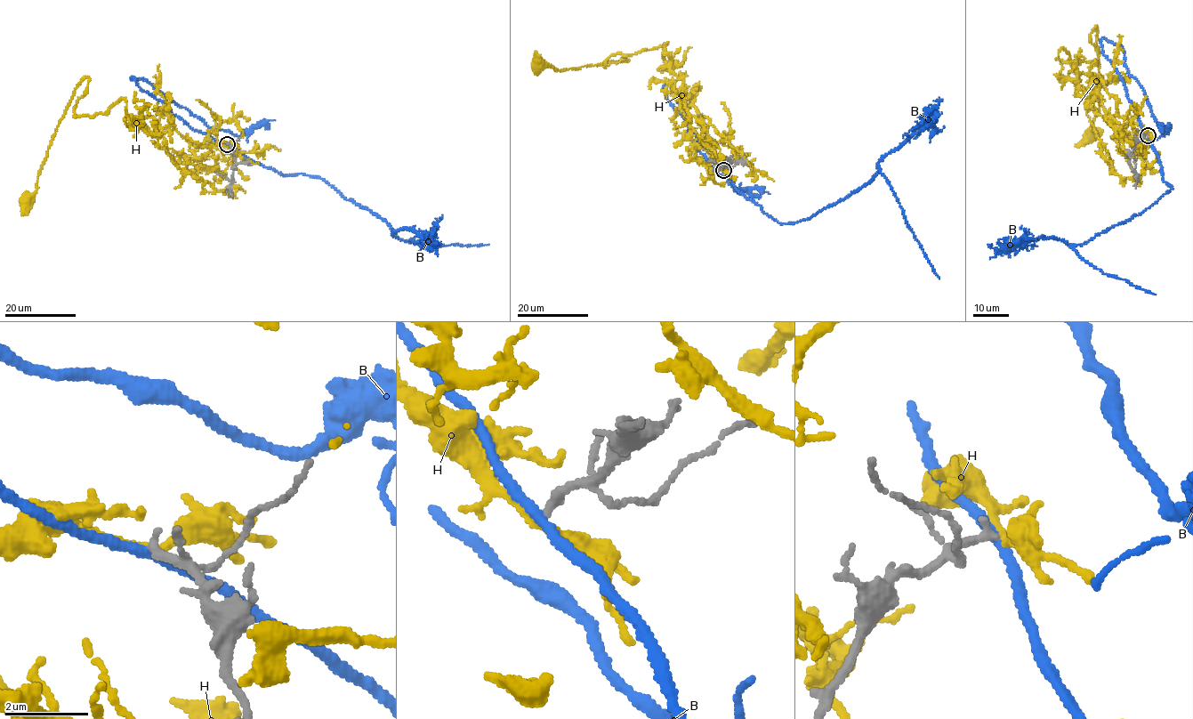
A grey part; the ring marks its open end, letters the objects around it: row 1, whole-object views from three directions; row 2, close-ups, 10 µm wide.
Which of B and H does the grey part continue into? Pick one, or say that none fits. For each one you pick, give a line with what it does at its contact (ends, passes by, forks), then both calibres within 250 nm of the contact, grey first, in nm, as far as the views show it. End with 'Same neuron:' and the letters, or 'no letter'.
Same neuron: no letter

